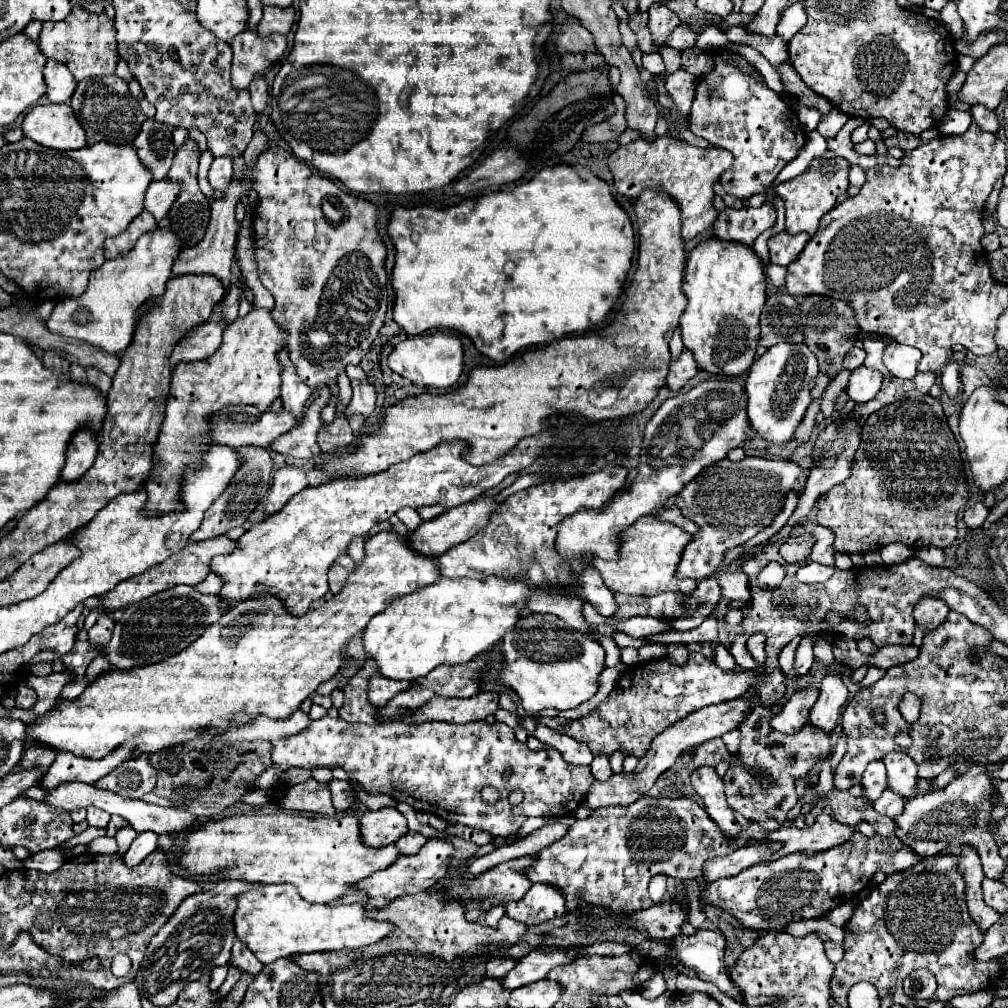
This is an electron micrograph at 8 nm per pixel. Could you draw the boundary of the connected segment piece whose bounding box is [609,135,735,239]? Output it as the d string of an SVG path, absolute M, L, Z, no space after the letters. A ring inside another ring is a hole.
M663 135L655 137L653 141L641 137L629 145L621 145L611 153L609 167L615 179L615 189L629 199L635 199L647 187L671 193L671 197L681 207L681 235L683 239L691 239L715 223L719 213L713 207L713 185L727 171L727 167L733 165L733 161L735 157L731 151L725 151L721 147L711 145L707 149L701 149L671 135Z

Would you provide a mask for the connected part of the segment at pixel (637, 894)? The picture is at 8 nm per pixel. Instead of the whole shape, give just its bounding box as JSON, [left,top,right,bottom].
[527,797,769,911]

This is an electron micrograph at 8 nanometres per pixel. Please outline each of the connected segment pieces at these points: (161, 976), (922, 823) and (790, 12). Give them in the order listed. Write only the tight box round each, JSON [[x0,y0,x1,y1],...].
[[135,881,263,1007],[895,761,1005,879],[777,1,807,41]]

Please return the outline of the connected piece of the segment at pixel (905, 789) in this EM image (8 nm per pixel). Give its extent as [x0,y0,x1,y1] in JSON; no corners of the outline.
[885,751,917,797]

